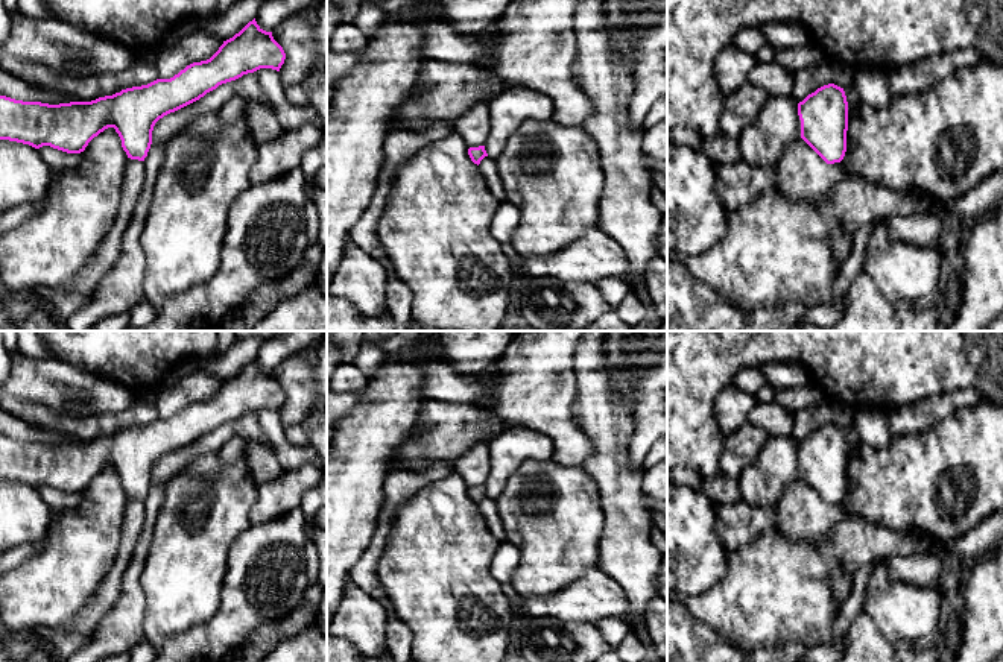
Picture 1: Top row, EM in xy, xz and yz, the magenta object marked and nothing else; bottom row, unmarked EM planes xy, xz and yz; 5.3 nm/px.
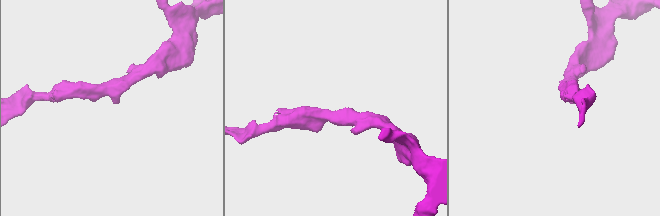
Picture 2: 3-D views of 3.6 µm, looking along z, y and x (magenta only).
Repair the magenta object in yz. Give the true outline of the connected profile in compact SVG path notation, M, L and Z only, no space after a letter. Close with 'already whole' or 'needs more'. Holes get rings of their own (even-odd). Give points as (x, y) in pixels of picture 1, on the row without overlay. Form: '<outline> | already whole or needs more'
M828 424L798 443L801 478L827 503L840 503L846 492L848 442L843 428Z | already whole

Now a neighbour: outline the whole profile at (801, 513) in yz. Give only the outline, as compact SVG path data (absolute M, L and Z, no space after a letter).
M801 477L784 489L777 504L777 527L796 542L828 539L843 516L840 503L827 504Z

